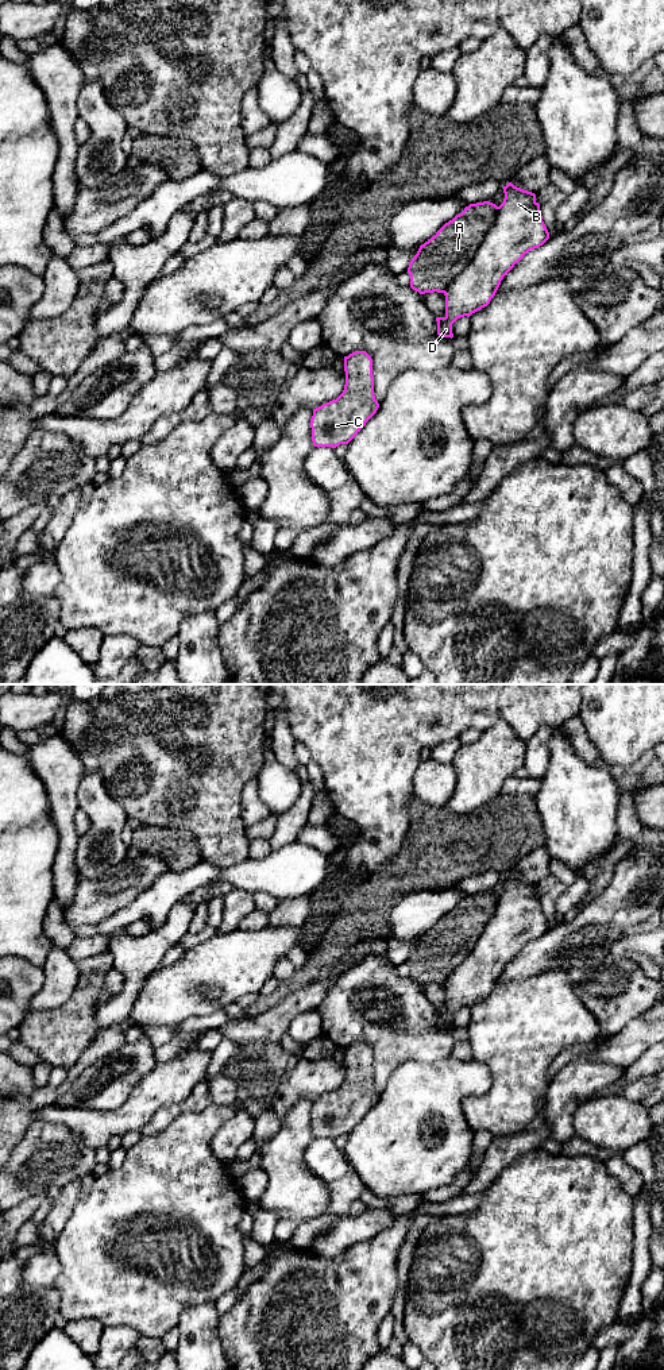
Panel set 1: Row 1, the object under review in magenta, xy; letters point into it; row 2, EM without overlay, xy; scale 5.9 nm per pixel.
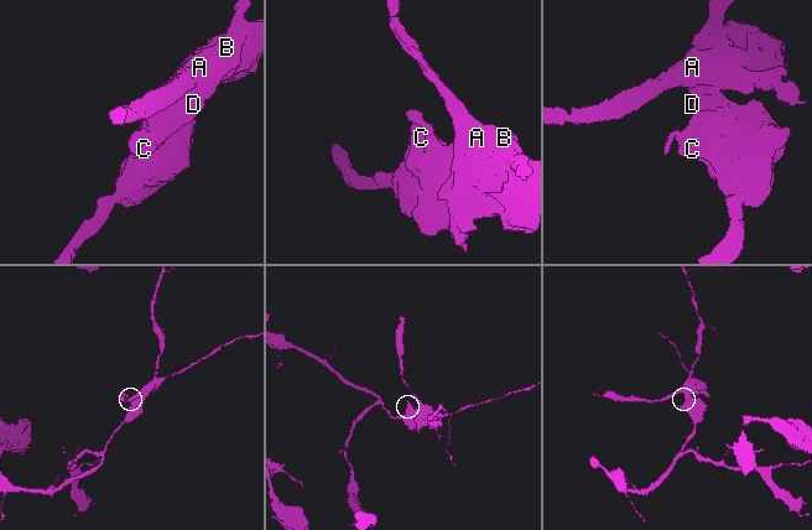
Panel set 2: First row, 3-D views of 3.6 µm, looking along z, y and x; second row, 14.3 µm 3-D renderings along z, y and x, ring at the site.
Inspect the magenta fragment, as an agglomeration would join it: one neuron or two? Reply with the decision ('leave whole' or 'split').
split

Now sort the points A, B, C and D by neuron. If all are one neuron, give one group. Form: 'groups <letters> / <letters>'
groups A / B C D

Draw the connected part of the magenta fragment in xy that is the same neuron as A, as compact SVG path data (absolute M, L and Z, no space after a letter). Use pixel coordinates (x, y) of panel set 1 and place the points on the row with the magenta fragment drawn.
M490 201L470 204L445 223L410 261L410 287L420 294L444 293L478 250L497 212L498 207Z

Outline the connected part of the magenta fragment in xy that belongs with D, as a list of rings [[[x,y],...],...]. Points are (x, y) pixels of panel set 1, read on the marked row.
[[[511,182],[503,193],[494,224],[444,292],[445,316],[436,317],[441,337],[452,339],[452,324],[487,306],[514,265],[549,239],[536,194]]]

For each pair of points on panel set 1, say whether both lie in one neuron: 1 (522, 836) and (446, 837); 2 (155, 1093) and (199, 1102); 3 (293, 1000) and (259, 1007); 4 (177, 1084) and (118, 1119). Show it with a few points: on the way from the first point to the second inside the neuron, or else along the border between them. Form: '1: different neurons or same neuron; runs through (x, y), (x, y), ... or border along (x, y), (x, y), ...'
1: same neuron; runs through (504, 836), (464, 837)
2: different neurons; border along (205, 1079), (186, 1098), (165, 1104), (155, 1112)
3: different neurons; border along (305, 985), (292, 991), (274, 1006), (250, 1018)
4: same neuron; runs through (162, 1085), (132, 1114)

